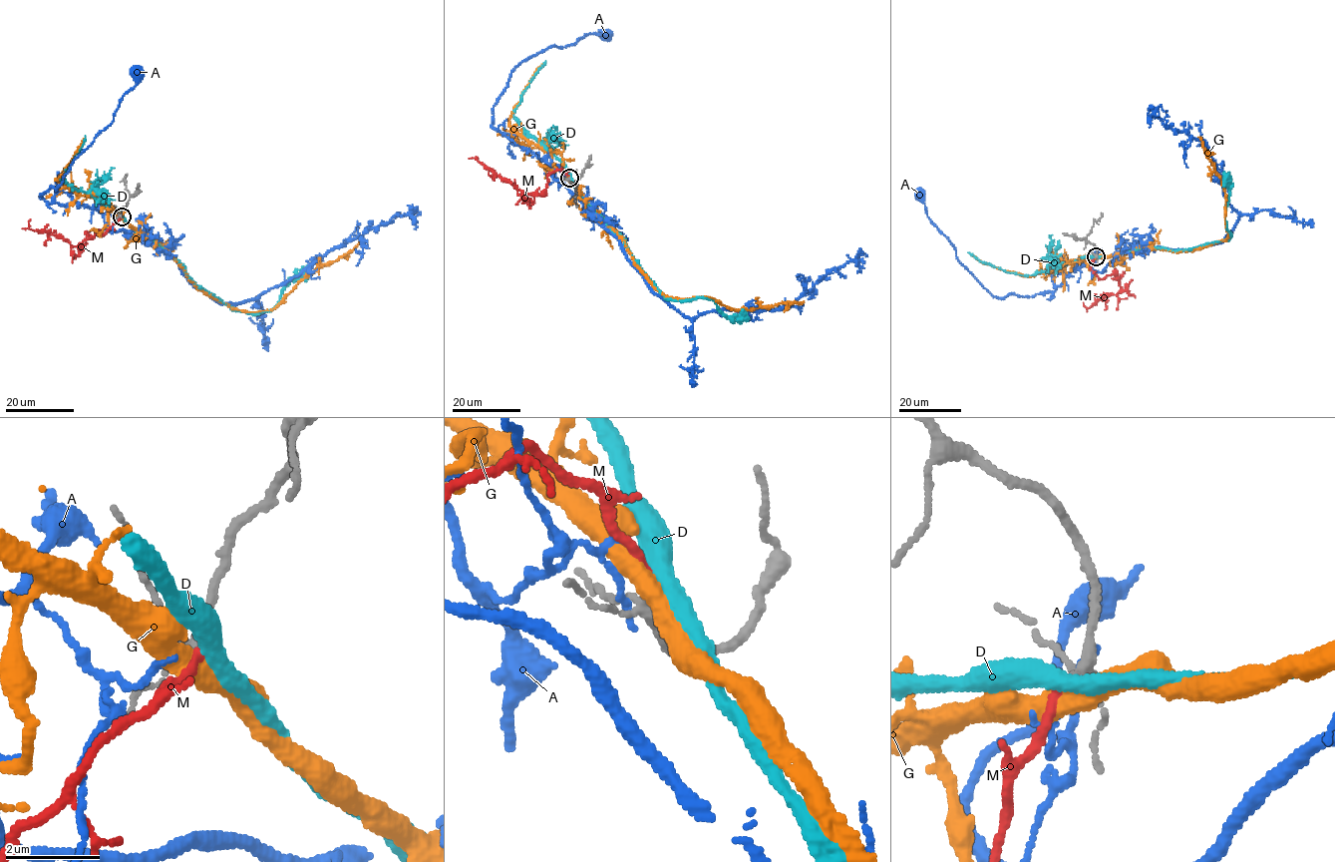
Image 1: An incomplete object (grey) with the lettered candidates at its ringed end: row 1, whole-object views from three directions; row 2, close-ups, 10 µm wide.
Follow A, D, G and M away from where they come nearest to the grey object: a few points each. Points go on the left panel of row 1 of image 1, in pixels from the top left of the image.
A: (119, 215), (73, 202), (49, 204), (40, 195), (56, 190), (109, 126), (137, 74)
D: (122, 216), (174, 257), (195, 283), (233, 309), (269, 310), (295, 276), (302, 274), (306, 280)
G: (122, 216), (140, 232), (156, 239), (201, 291), (246, 311), (272, 310), (300, 281), (353, 251), (362, 239)
M: (122, 216), (105, 233), (87, 238), (79, 245), (50, 232), (30, 228), (30, 219)

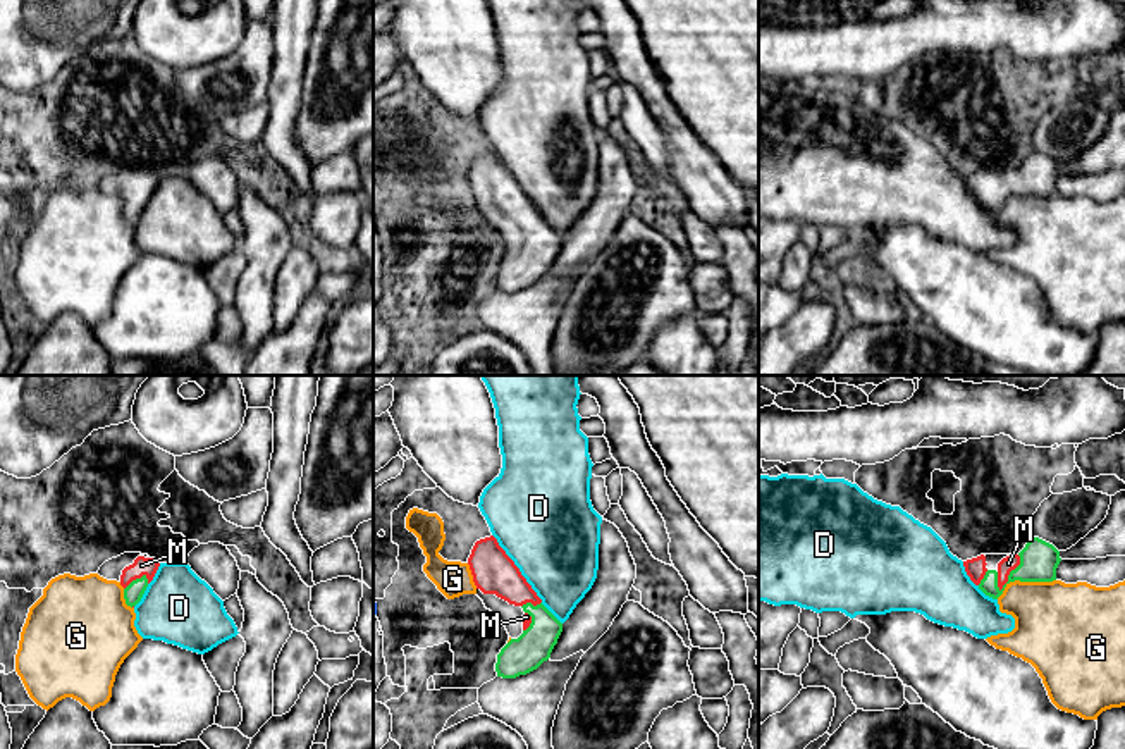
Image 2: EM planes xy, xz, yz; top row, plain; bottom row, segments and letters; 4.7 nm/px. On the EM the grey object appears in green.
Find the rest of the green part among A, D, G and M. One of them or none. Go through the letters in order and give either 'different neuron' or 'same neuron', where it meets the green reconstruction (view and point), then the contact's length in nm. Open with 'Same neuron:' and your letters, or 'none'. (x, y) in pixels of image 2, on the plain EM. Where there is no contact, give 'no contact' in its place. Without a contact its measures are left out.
Same neuron: M
A: different neuron; no contact
D: different neuron; contact xy (141, 210); length 130 nm
G: different neuron; contact yz (1024, 195); length 300 nm
M: same neuron; contact yz (1010, 188); length 200 nm

